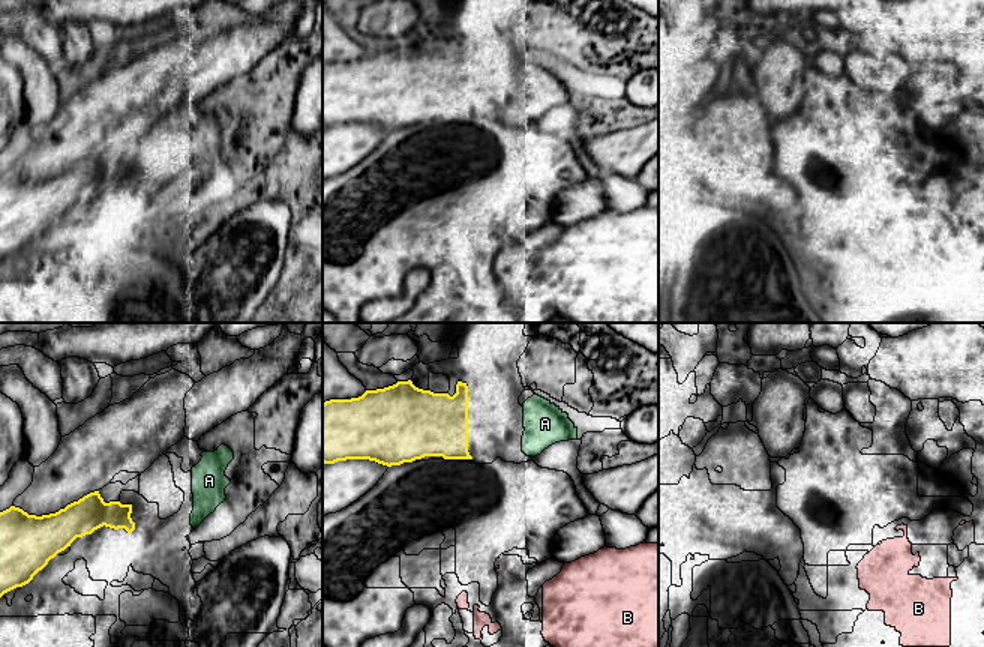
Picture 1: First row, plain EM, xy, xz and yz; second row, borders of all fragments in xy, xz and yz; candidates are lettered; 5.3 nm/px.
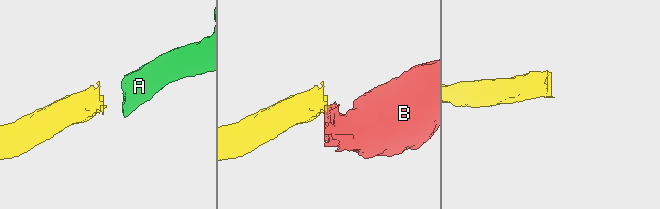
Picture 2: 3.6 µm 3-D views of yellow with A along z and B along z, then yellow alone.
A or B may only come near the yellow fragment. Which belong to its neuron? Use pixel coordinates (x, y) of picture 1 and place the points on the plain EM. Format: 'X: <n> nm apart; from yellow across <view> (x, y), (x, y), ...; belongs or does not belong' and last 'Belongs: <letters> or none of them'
A: 280 nm apart; from yellow across xz (471, 120), (522, 114); belongs
B: 600 nm apart; from yellow across xz (471, 122), (497, 230); does not belong
Belongs: A

